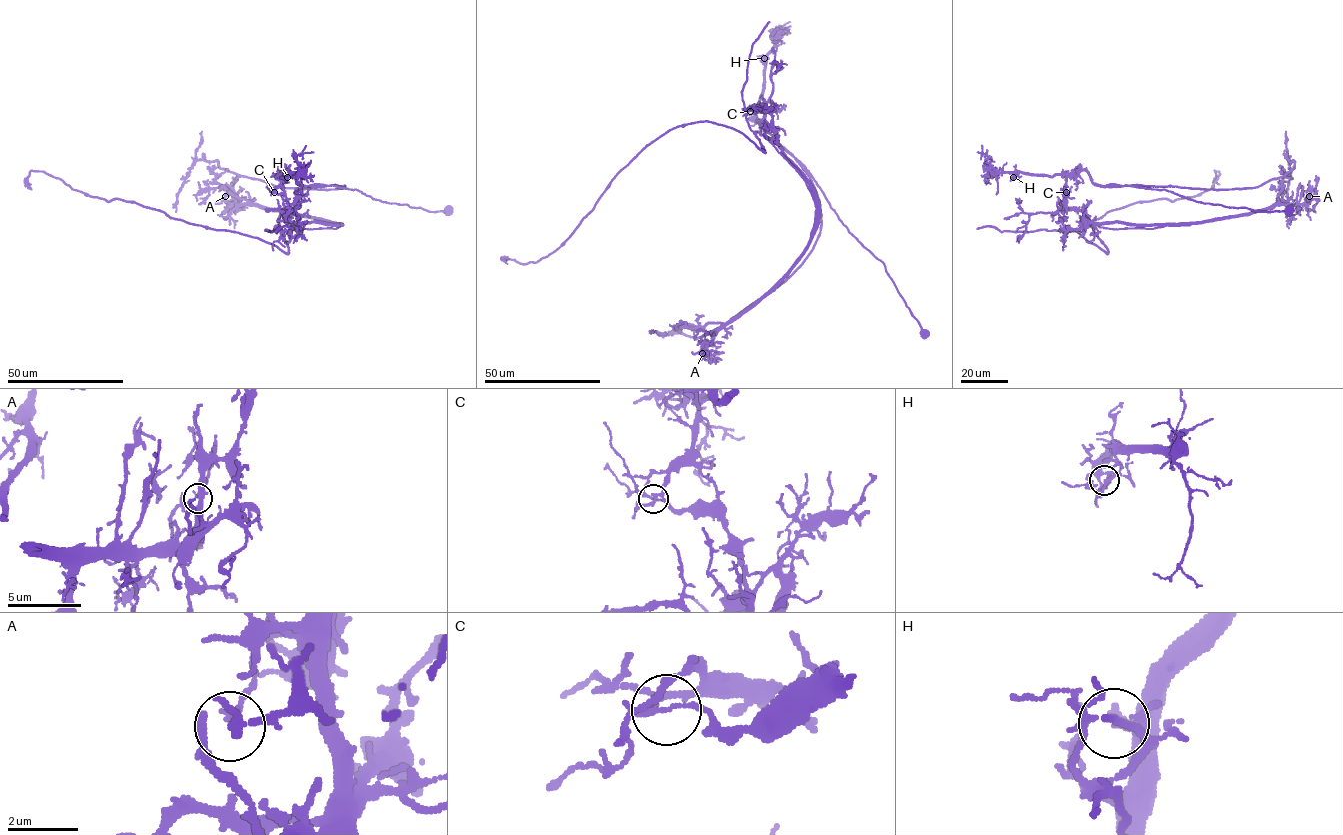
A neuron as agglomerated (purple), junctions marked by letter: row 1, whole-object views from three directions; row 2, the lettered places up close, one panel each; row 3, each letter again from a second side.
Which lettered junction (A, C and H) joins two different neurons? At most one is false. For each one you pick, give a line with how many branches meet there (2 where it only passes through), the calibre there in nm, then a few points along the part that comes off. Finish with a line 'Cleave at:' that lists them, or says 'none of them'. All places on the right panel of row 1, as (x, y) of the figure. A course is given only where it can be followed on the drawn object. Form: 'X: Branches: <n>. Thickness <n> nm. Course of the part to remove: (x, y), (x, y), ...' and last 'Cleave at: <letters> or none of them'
C: Branches: 2. Thickness 140 nm. Course of the part to remove: (1066, 192), (1067, 177), (1080, 170), (1097, 185), (1253, 188), (1293, 169), (1293, 160), (1288, 160), (1287, 212)
Cleave at: C

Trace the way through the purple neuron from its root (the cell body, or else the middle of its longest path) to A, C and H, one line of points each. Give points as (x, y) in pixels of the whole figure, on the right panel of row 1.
A: (1289, 211), (1096, 185), (1086, 170), (1065, 184), (1064, 206), (1091, 223), (1200, 223), (1309, 196)
C: (1289, 211), (1258, 211), (1203, 203), (1164, 189), (1096, 185), (1086, 170), (1067, 177), (1066, 192)
H: (1289, 211), (1258, 211), (1203, 203), (1164, 189), (1096, 185), (1086, 170), (1052, 176), (1019, 172), (1013, 177)

